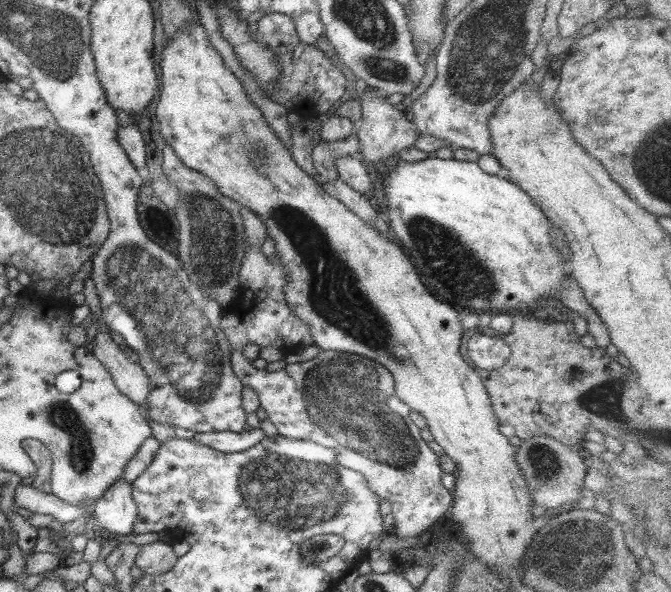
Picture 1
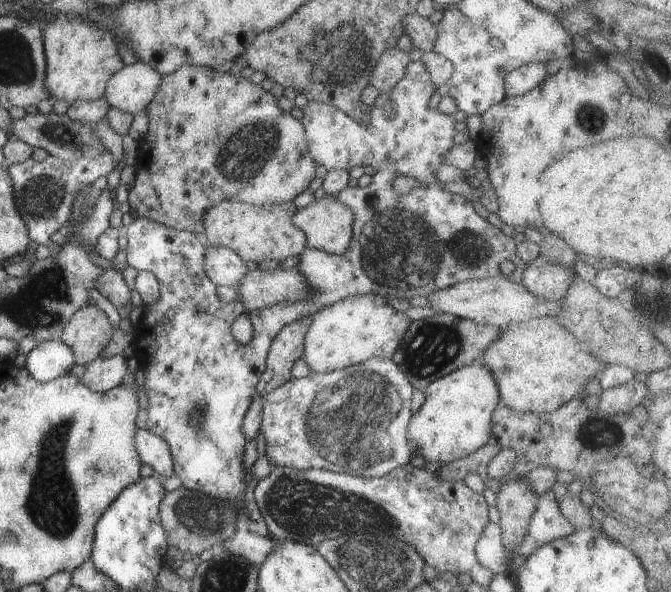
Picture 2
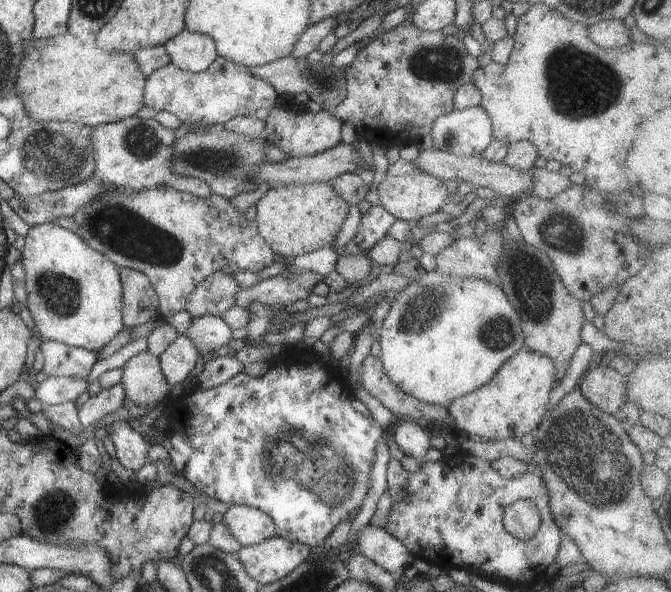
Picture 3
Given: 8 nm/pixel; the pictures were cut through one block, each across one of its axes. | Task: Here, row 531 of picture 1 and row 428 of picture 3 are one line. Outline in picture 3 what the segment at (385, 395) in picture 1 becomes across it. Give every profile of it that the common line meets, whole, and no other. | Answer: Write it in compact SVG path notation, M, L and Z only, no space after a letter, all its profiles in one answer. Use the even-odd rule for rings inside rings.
M415 420L395 424L393 429L398 448L406 456L422 460L430 448L430 438L421 425L423 425L422 421Z

